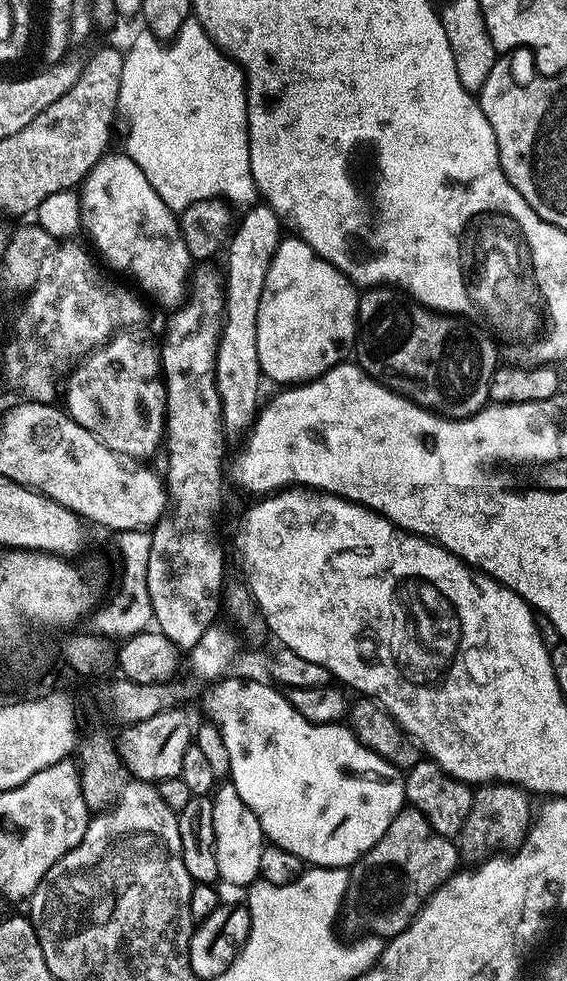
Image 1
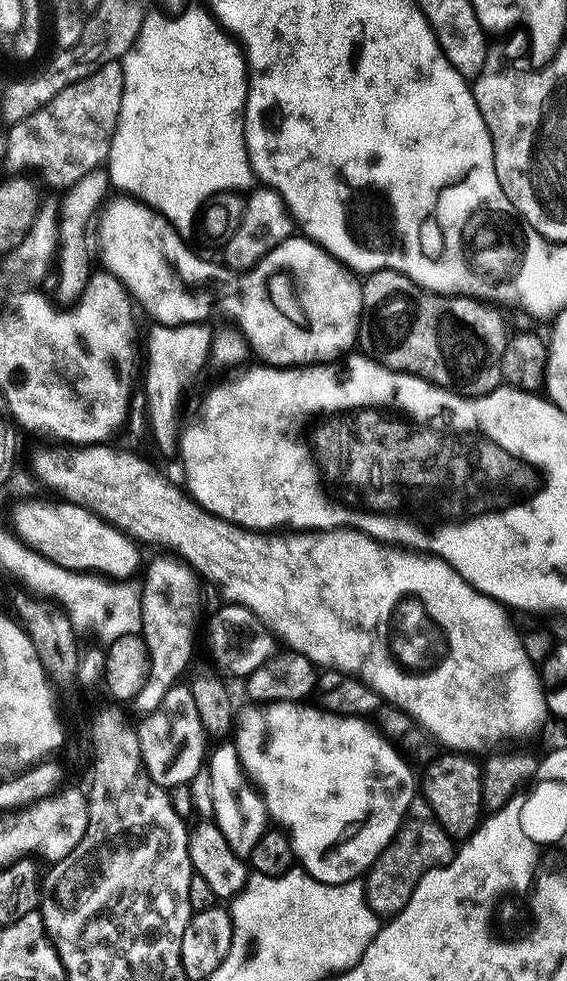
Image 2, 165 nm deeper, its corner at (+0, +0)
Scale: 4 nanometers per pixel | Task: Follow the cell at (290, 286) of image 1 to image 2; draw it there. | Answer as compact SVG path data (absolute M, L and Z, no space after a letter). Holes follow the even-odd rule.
M127 194L117 195L117 200L109 199L103 205L102 211L99 213L98 222L100 220L100 260L103 267L110 274L114 274L124 284L124 291L137 305L144 307L144 312L158 324L169 324L170 326L178 326L179 324L198 324L207 321L208 312L204 308L200 308L200 284L212 284L212 296L216 299L216 304L229 316L231 323L239 329L241 335L244 336L245 342L249 349L256 352L256 360L263 362L274 368L298 368L305 364L327 364L336 362L341 359L349 350L355 349L358 344L360 335L360 315L362 314L362 290L360 289L361 281L358 279L357 273L351 268L335 260L322 246L318 246L313 240L308 239L303 234L294 234L286 242L282 242L278 246L274 246L274 250L270 250L270 254L266 254L252 268L247 271L236 271L233 268L225 266L223 263L211 264L208 260L203 260L200 256L195 256L186 245L183 244L181 235L163 217L157 215L152 208L145 207L132 199Z

